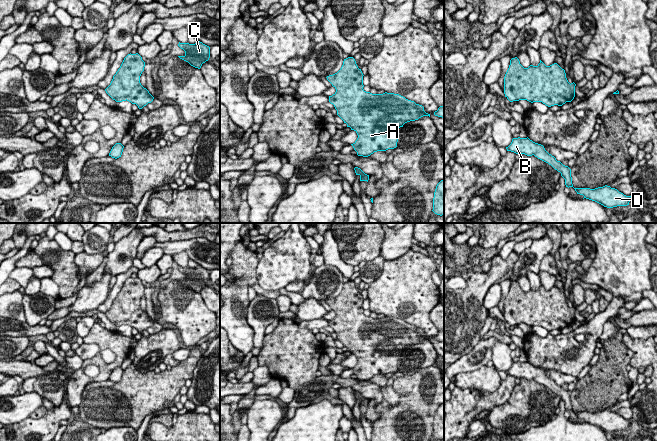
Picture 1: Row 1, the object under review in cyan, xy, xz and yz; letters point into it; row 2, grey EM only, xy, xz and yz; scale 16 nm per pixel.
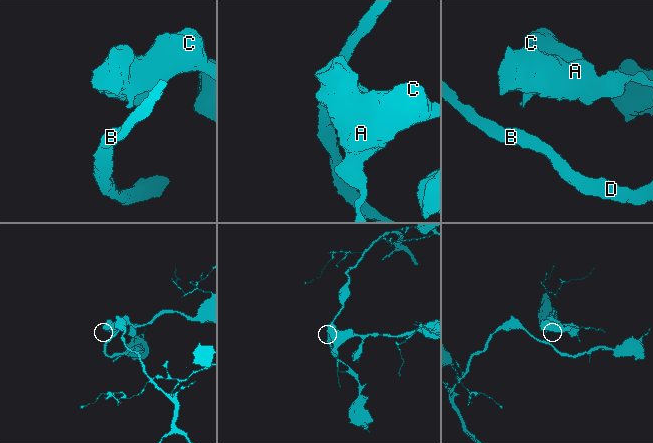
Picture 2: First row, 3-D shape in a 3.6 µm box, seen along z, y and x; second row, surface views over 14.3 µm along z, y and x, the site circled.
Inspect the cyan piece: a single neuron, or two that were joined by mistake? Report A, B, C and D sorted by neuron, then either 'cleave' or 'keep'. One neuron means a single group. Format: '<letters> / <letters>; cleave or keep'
A B C D; keep

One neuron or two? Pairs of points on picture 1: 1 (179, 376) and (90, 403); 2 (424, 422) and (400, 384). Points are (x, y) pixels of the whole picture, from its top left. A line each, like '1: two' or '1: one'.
1: one
2: one

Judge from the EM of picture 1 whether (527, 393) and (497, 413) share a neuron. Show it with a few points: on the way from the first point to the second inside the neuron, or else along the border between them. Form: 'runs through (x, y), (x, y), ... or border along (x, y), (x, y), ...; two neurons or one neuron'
runs through (520, 400), (507, 413), (504, 413); one neuron

